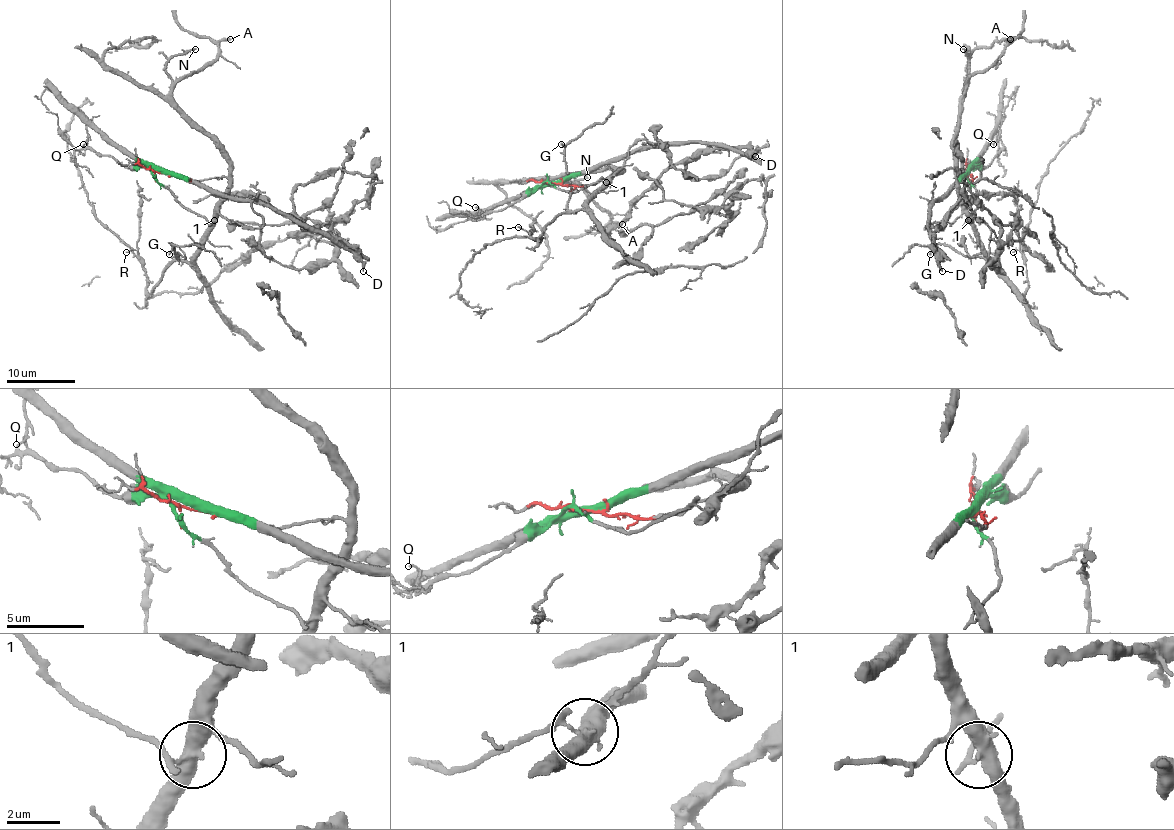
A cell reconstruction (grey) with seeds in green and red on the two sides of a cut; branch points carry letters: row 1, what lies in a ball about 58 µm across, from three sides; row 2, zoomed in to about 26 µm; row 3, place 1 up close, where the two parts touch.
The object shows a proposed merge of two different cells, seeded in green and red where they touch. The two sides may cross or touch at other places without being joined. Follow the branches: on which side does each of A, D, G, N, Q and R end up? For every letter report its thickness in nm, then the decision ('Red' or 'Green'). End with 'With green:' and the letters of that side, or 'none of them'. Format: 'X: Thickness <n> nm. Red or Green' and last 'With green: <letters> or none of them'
A: Thickness 260 nm. Red
D: Thickness 240 nm. Green
G: Thickness 150 nm. Red
N: Thickness 220 nm. Red
Q: Thickness 100 nm. Green
R: Thickness 90 nm. Red
With green: D, Q

